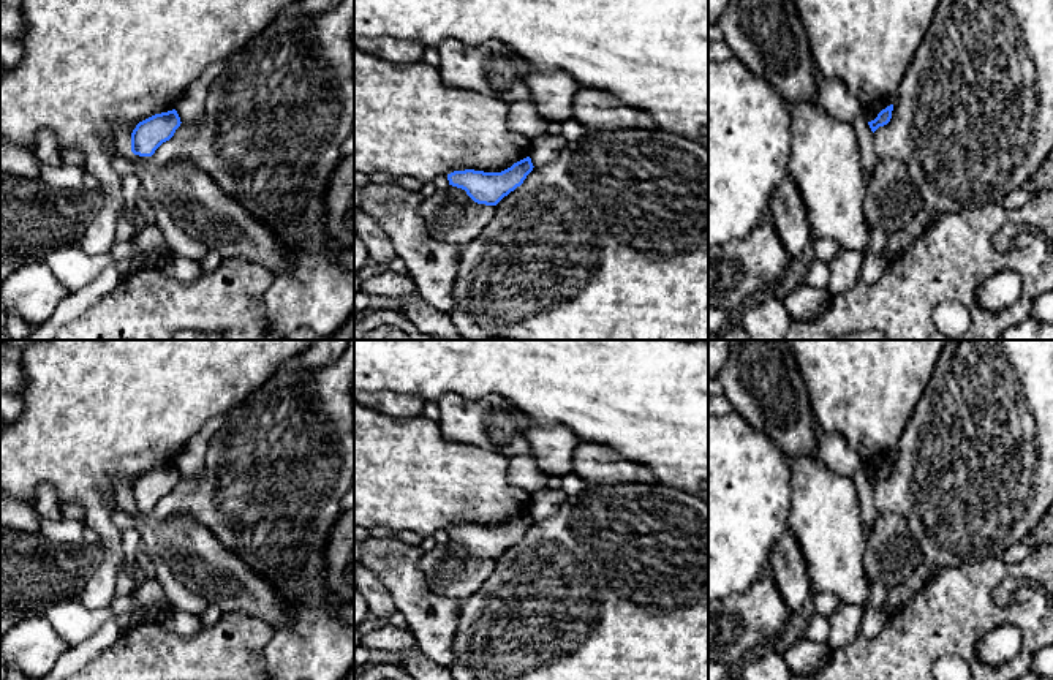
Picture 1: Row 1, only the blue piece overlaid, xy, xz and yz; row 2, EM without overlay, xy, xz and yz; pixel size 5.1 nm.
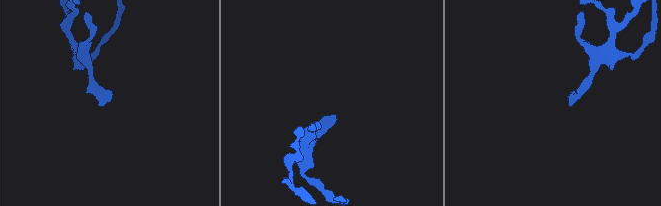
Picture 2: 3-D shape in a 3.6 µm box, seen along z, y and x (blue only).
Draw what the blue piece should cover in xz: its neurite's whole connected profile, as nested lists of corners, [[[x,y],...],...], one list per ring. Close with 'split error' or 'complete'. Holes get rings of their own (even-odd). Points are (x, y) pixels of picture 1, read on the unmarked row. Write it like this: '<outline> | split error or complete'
[[[526,511],[501,527],[454,525],[447,528],[447,535],[449,539],[465,544],[474,557],[496,560],[523,538],[533,522],[531,512]]] | complete

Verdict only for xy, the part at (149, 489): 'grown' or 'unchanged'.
unchanged

